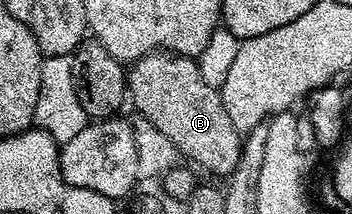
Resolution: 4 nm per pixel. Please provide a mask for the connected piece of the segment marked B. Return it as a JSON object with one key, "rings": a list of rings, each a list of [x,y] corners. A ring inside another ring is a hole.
{"rings":[[[155,51],[133,62],[128,69],[128,97],[132,105],[134,101],[135,107],[138,108],[137,112],[150,120],[157,131],[163,132],[175,144],[185,160],[195,161],[190,163],[199,170],[207,169],[208,172],[225,178],[237,169],[238,162],[242,159],[243,134],[239,133],[232,119],[228,119],[221,92],[215,86],[209,85],[204,75],[200,75],[195,58],[184,57],[173,51]]]}

